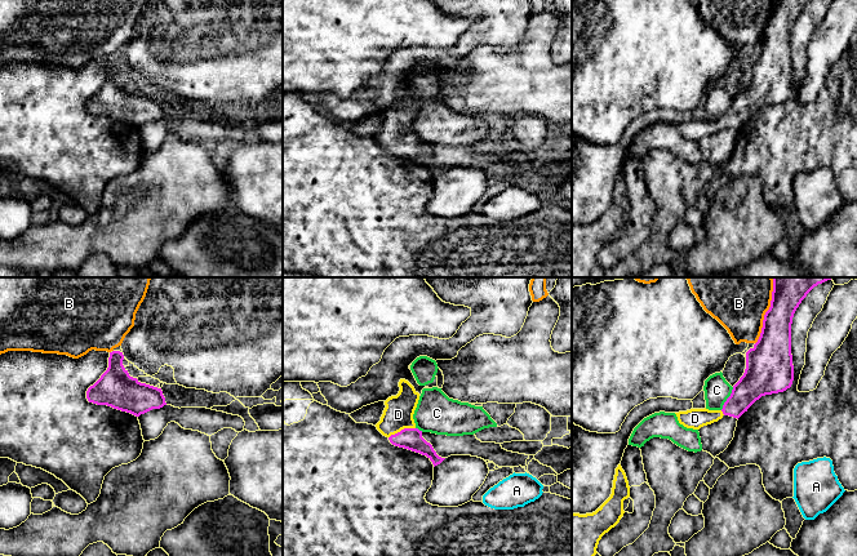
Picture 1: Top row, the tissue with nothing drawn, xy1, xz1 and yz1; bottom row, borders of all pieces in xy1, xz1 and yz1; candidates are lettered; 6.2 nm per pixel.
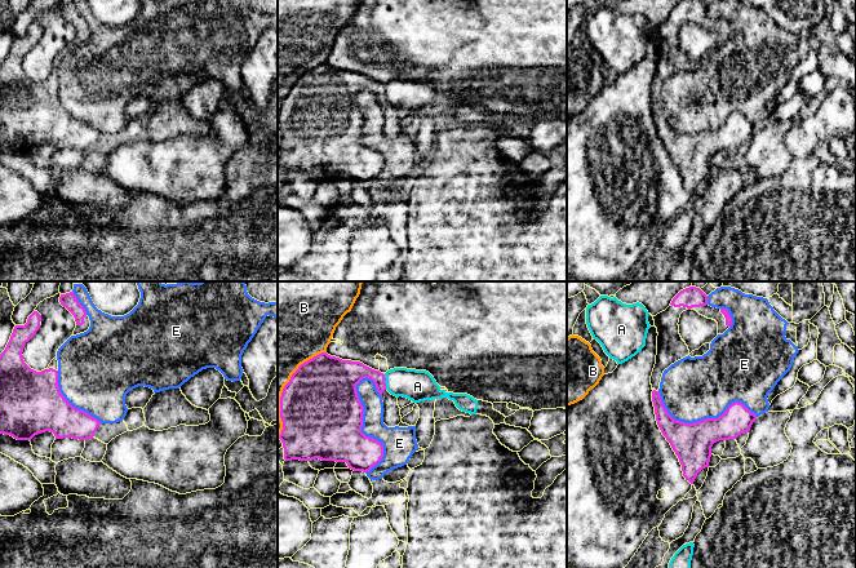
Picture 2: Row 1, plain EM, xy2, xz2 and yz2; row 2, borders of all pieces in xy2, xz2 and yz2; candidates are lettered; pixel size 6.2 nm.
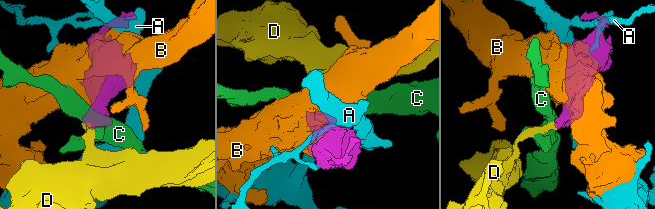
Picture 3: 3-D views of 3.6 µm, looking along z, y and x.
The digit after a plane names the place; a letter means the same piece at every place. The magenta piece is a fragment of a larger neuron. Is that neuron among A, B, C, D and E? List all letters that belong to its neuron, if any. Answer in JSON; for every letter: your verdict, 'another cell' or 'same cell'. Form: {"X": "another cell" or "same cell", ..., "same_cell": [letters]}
{"A": "another cell", "B": "another cell", "C": "another cell", "D": "same cell", "E": "another cell", "same_cell": ["D"]}

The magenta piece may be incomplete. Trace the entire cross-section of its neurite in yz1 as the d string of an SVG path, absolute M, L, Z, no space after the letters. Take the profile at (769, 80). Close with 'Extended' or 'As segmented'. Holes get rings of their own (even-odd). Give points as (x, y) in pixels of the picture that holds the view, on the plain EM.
M773 0L758 53L746 63L746 80L721 121L691 120L675 124L680 135L700 141L724 126L740 129L761 107L783 103L794 92L792 28L812 0Z. Extended

